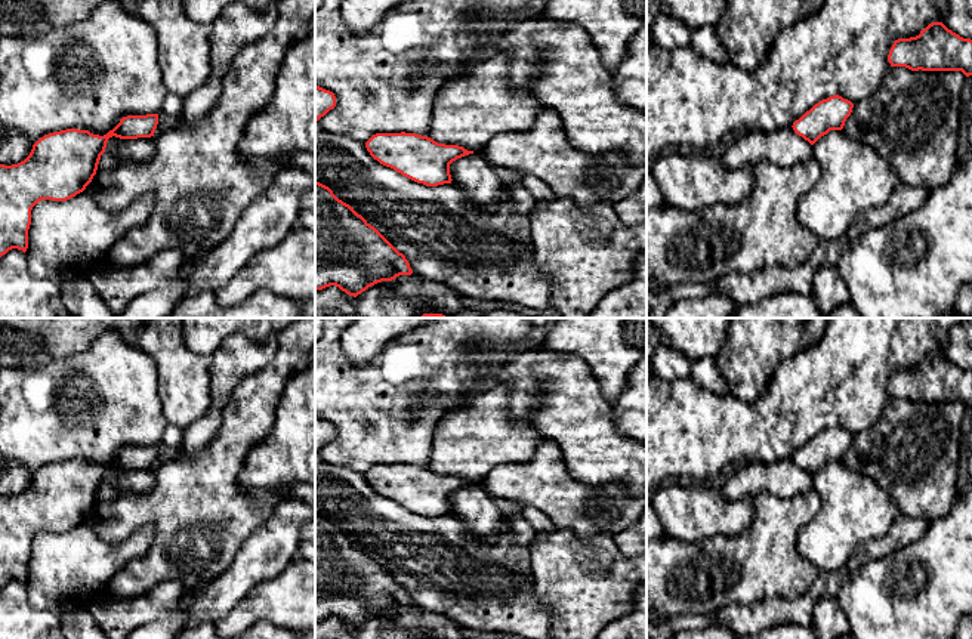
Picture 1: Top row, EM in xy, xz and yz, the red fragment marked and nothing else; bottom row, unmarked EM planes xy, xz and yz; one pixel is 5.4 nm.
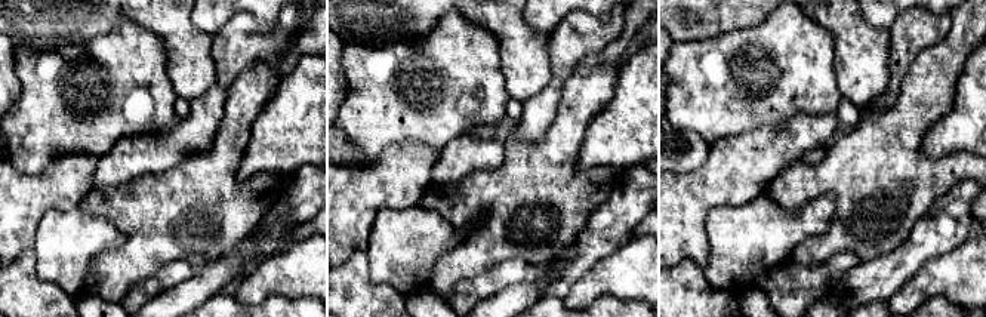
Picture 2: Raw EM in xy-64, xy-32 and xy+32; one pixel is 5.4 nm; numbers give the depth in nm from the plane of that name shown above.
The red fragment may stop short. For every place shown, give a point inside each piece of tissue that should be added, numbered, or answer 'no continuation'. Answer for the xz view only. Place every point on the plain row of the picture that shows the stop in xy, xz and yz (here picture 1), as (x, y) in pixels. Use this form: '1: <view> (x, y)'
no continuation

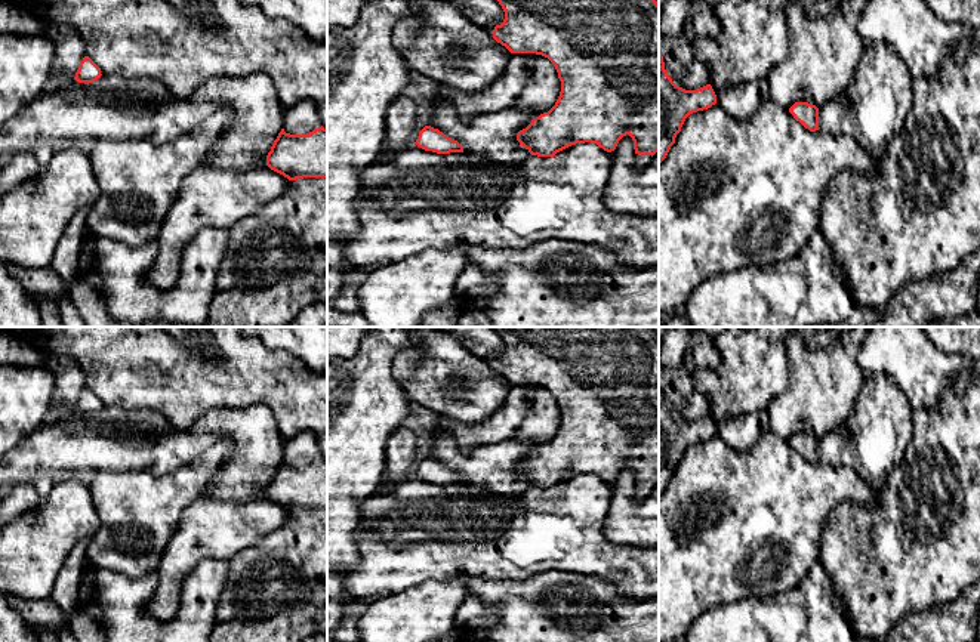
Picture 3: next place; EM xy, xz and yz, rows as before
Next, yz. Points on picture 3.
no continuation

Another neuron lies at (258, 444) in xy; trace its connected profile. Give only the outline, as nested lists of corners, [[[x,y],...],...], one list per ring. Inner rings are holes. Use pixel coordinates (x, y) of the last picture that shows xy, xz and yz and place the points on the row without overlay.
[[[262,404],[249,408],[213,408],[191,430],[179,430],[154,411],[126,411],[101,407],[93,414],[52,413],[28,438],[0,459],[0,487],[36,485],[36,476],[47,470],[132,472],[147,470],[163,476],[198,459],[221,438],[232,441],[234,450],[207,497],[250,503],[266,500],[266,487],[283,460],[283,435],[272,411]]]

